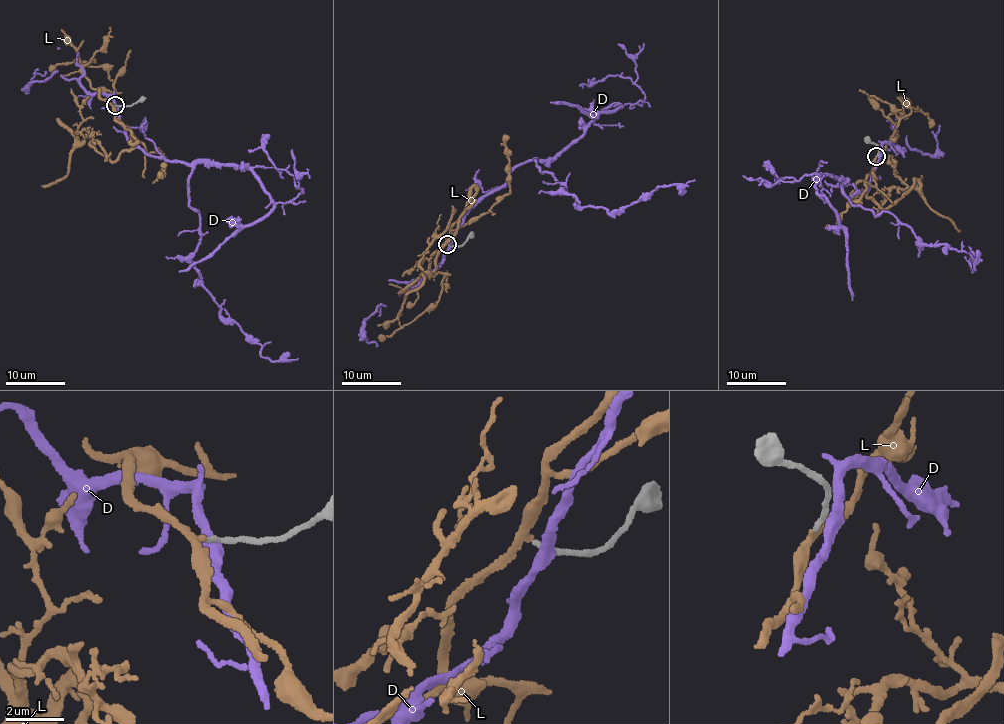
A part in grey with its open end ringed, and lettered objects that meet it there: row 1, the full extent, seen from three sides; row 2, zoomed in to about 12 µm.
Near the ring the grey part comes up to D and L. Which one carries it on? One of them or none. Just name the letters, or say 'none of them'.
L

